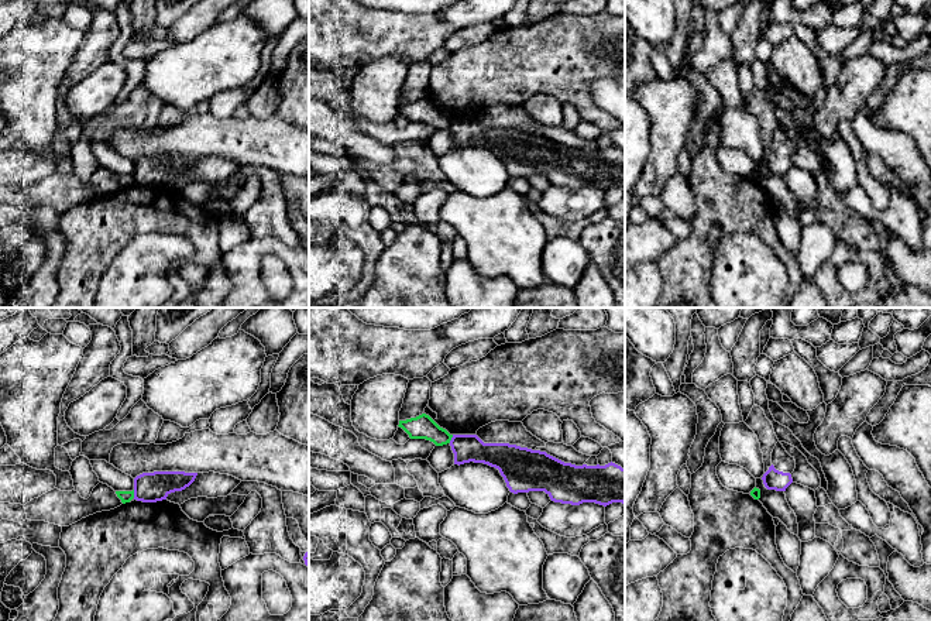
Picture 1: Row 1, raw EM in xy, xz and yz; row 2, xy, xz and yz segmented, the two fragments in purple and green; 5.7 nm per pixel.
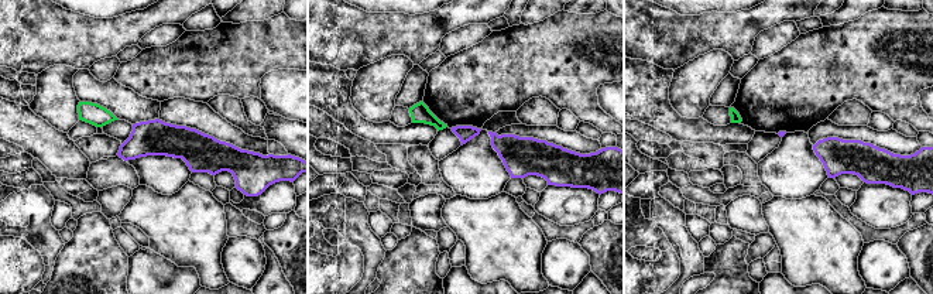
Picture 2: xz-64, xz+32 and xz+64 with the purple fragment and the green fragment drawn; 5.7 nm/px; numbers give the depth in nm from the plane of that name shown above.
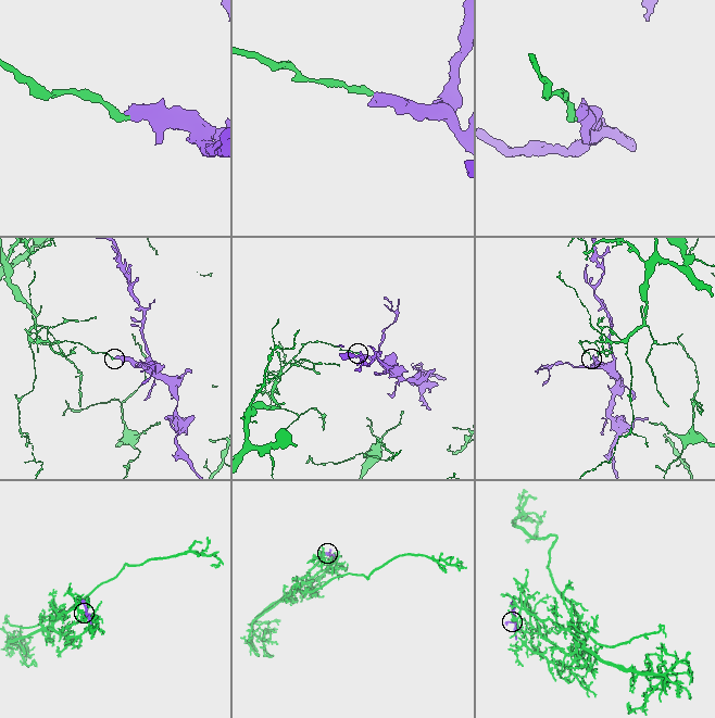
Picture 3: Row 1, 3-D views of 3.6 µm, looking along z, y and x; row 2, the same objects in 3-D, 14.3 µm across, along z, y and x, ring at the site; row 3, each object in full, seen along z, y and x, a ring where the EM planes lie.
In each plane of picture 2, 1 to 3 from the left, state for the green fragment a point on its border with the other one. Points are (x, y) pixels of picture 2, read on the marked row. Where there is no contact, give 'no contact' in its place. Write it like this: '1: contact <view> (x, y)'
1: no contact
2: no contact
3: no contact

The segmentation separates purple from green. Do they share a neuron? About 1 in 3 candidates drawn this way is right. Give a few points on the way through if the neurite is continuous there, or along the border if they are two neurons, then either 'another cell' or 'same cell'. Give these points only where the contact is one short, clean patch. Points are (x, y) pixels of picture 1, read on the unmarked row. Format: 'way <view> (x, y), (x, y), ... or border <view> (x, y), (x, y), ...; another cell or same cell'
border xy (133, 174), (134, 181); another cell

